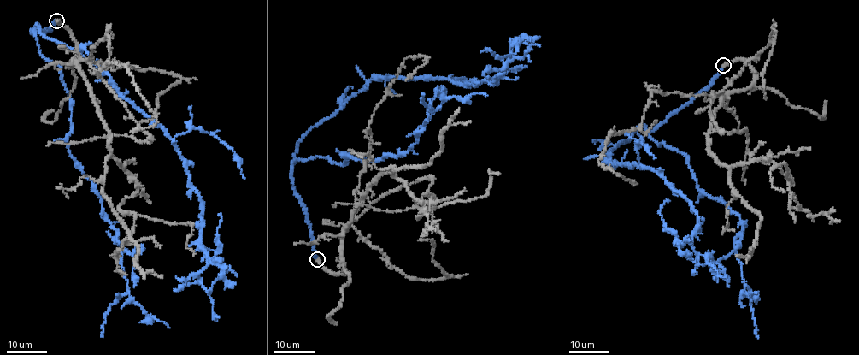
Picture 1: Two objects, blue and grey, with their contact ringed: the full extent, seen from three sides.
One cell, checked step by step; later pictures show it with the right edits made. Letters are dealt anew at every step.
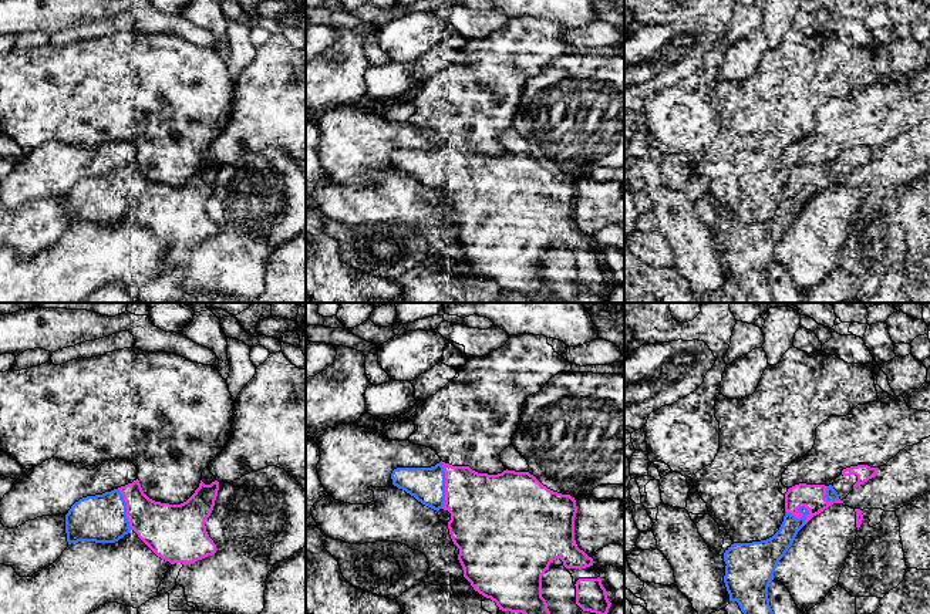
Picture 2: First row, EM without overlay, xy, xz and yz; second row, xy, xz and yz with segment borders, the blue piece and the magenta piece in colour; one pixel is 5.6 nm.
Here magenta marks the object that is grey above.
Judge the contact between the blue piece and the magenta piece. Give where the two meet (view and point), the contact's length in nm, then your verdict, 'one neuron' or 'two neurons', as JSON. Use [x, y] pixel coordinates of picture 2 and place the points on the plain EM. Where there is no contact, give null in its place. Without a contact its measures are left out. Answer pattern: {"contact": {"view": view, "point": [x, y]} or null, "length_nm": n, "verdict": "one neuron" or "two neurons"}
{"contact": {"view": "yz", "point": [801, 194]}, "length_nm": 150, "verdict": "one neuron"}

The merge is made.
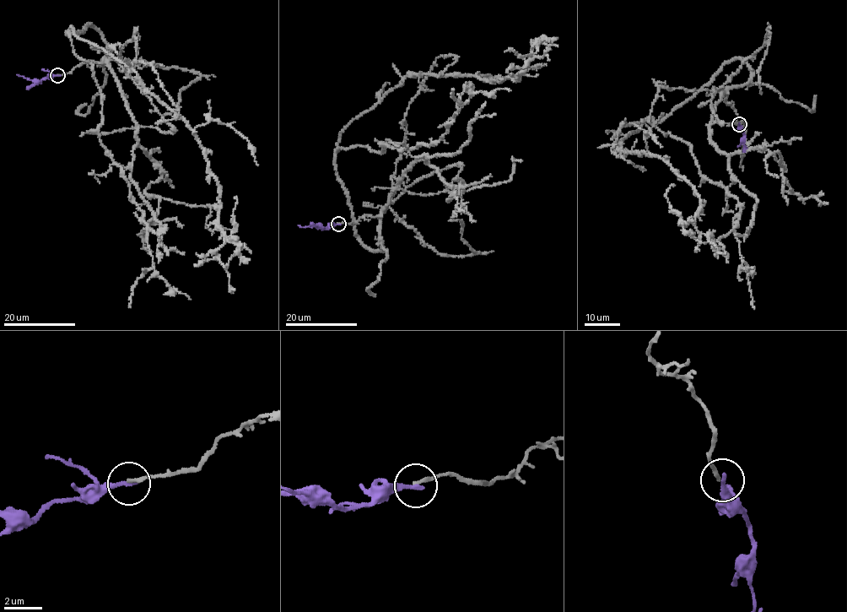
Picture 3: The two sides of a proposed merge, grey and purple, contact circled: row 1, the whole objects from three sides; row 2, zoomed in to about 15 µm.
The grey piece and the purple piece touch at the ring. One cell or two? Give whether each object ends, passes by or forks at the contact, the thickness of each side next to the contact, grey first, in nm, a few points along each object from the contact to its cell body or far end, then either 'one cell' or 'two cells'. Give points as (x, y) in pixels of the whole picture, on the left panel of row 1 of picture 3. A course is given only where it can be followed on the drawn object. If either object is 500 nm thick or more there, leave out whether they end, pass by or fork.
grey ends; purple ends; calibres 200 and 240 nm; course grey (58, 75), (106, 61), (91, 24), (67, 34), (186, 121), (230, 241), (234, 197); course purple (58, 75), (40, 82), (18, 74); two cells

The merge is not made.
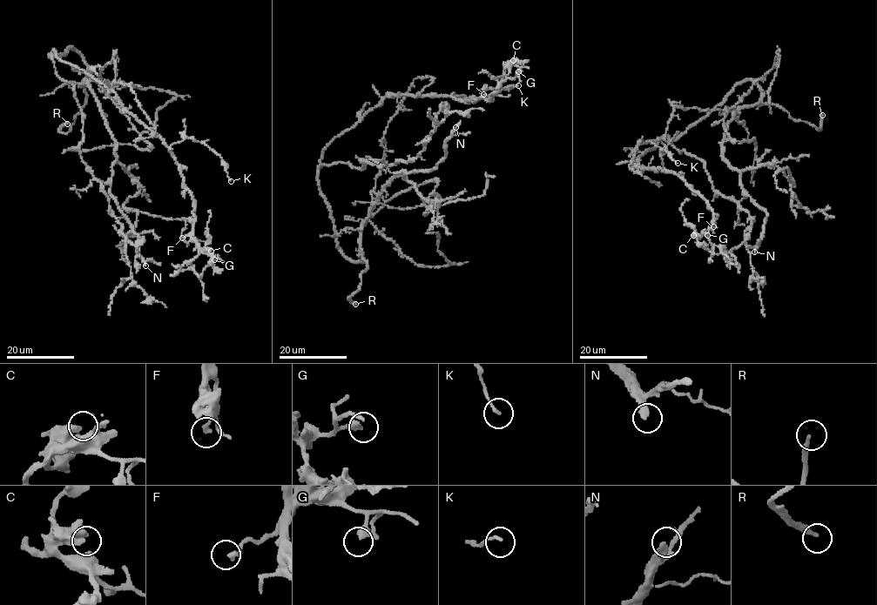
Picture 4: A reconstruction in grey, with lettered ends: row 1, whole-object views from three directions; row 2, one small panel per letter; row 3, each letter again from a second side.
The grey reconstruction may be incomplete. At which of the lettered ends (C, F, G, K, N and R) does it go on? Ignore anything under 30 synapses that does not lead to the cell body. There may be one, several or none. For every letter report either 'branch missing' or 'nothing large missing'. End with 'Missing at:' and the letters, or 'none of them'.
C: nothing large missing
F: nothing large missing
G: nothing large missing
K: nothing large missing
N: branch missing
R: branch missing
Missing at: N, R

